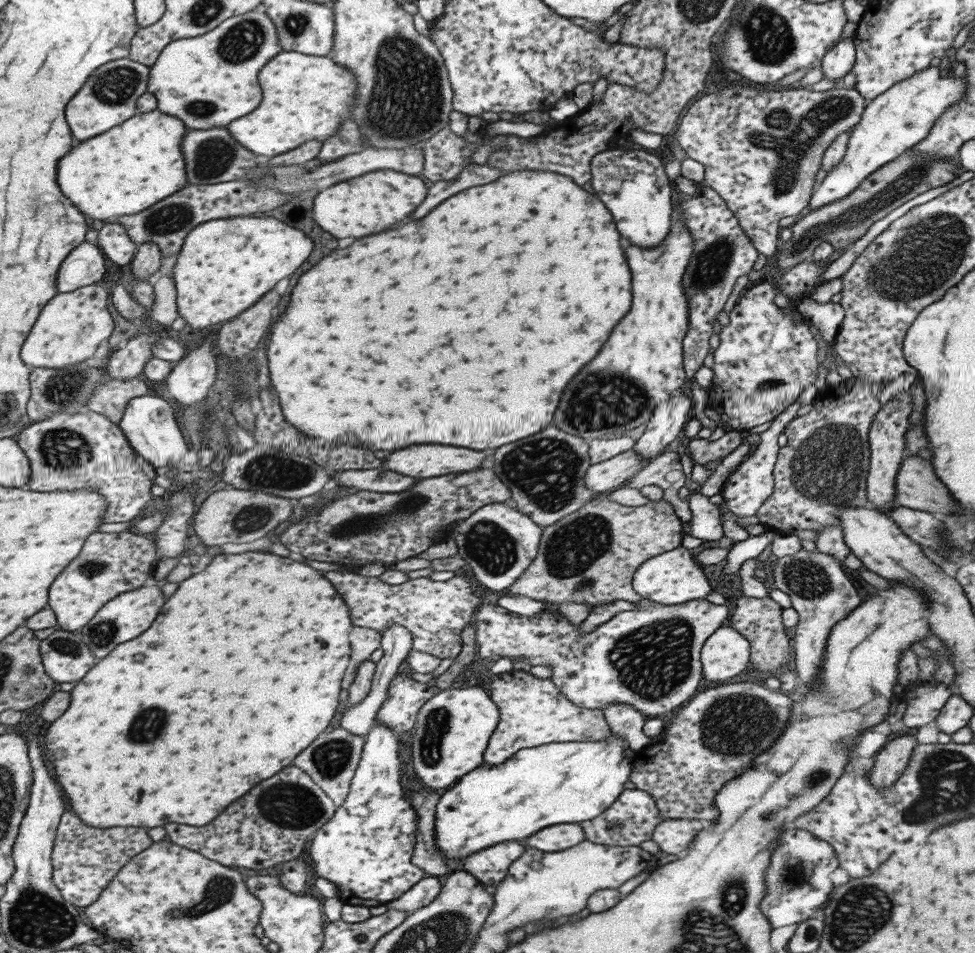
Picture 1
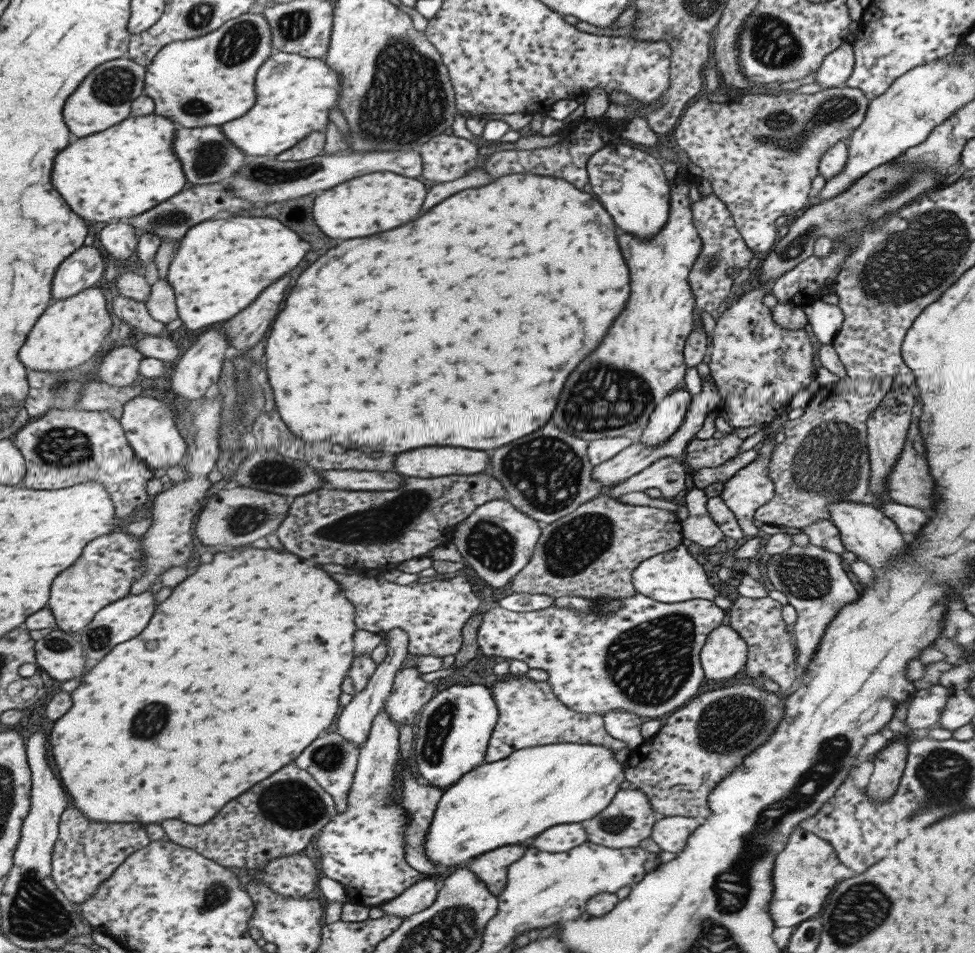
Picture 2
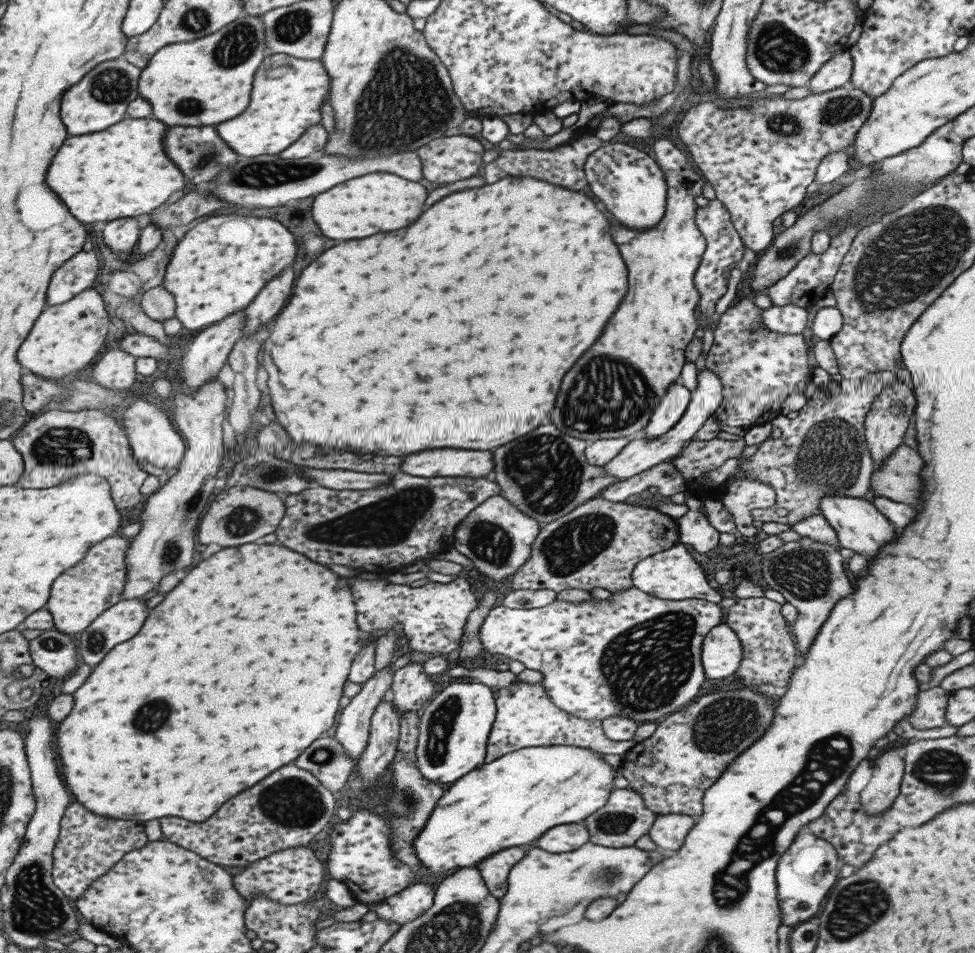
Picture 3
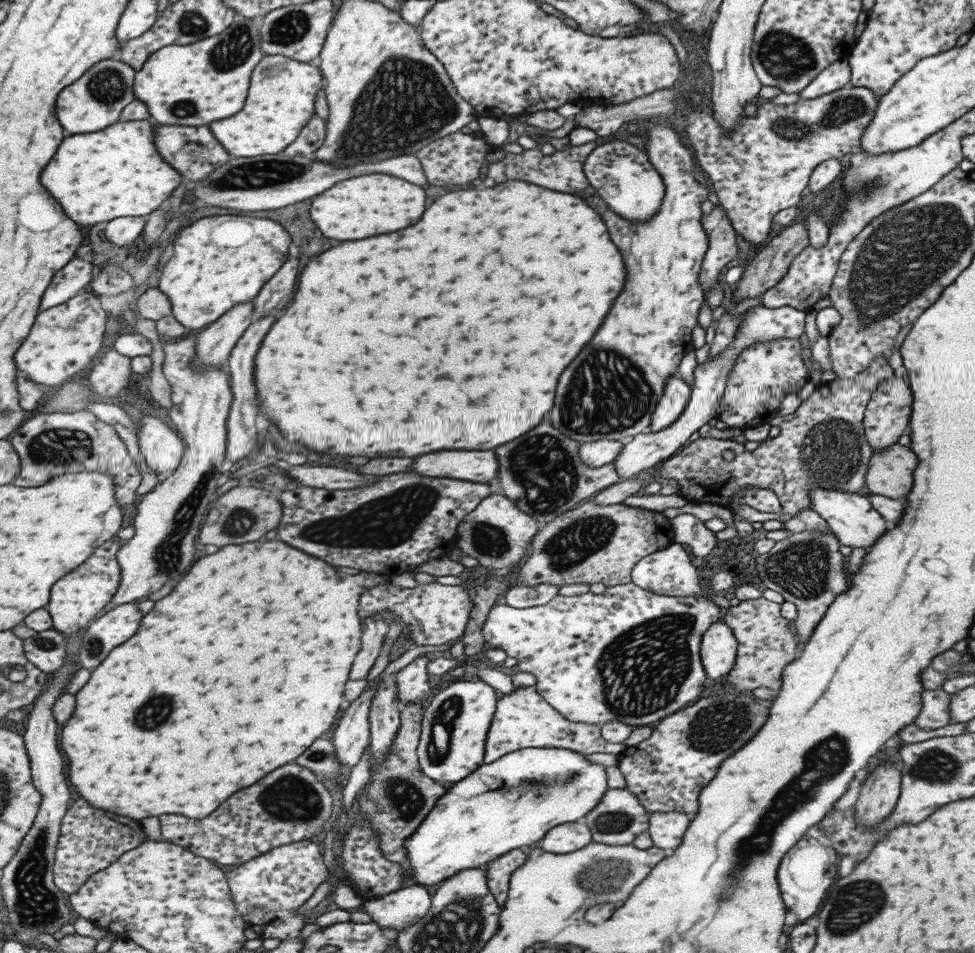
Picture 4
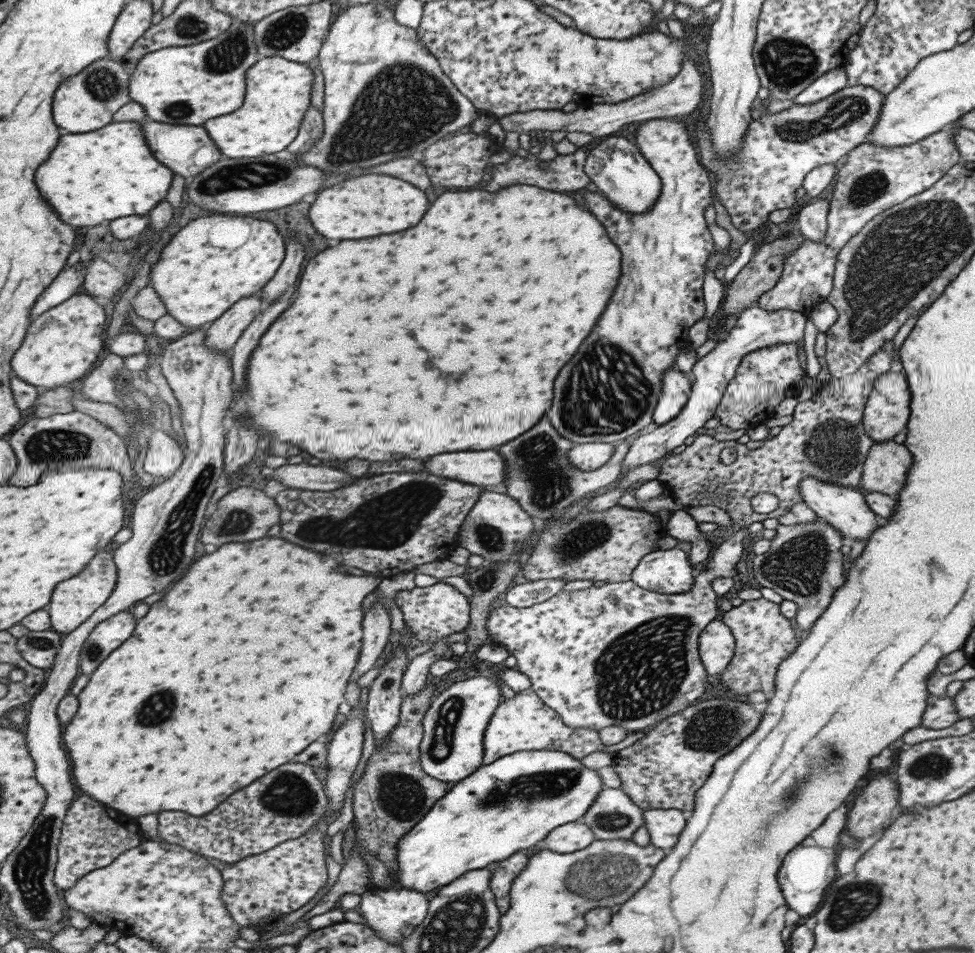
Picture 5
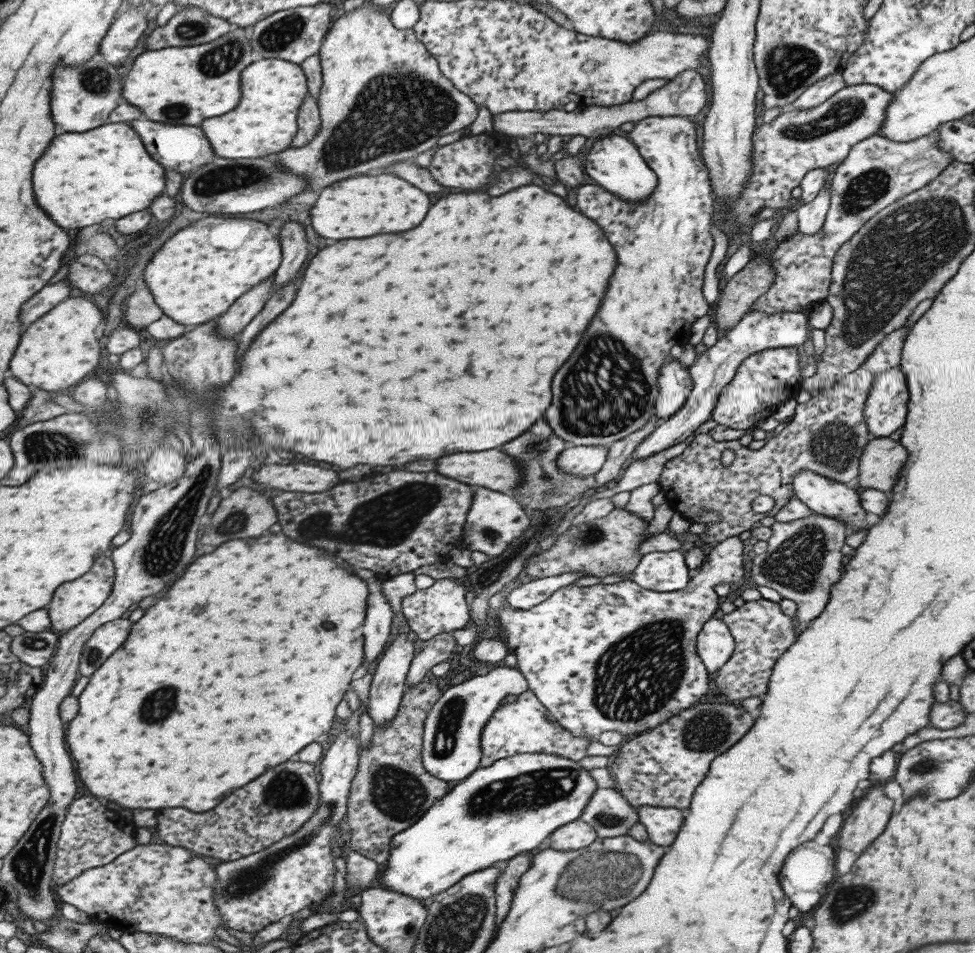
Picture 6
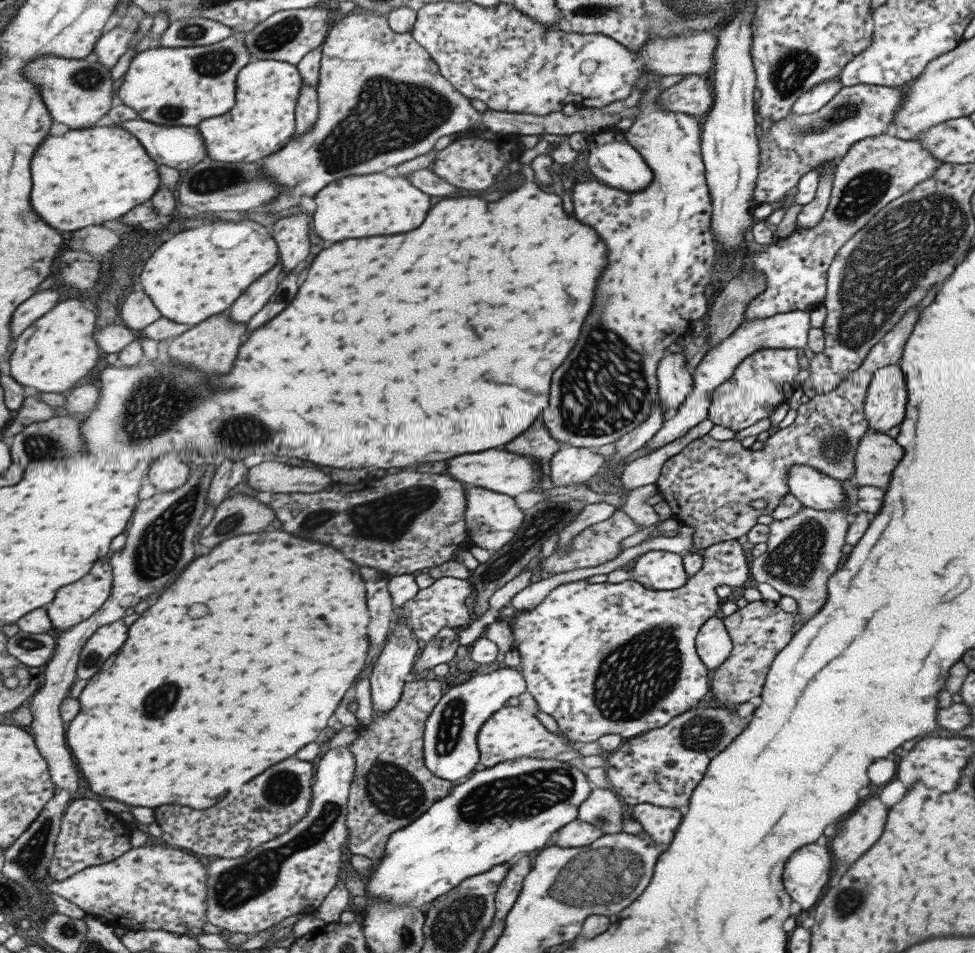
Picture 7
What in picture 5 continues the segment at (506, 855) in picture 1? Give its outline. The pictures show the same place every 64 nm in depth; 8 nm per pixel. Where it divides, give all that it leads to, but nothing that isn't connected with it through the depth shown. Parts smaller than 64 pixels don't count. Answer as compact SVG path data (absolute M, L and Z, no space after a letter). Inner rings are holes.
M519 850L511 856L498 862L495 871L491 872L489 879L490 891L494 894L498 913L505 914L509 906L509 889L513 879L521 873L527 864L527 855Z

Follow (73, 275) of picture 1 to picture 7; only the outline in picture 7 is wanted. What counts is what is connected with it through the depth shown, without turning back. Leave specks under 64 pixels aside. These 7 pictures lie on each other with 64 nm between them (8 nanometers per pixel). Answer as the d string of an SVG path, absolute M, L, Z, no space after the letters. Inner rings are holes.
M41 290L29 296L15 308L11 314L11 322L9 322L10 336L16 337L25 328L29 327L44 312L47 312L52 306L57 304L59 294L55 290Z

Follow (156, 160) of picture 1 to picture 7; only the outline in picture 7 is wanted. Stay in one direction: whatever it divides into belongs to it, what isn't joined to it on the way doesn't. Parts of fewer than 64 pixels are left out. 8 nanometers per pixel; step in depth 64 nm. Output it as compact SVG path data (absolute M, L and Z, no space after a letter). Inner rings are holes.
M103 122L83 130L69 130L69 132L65 132L63 136L47 136L47 138L41 142L41 146L37 146L37 150L35 150L33 158L31 158L31 196L29 196L29 202L31 202L33 212L35 212L45 224L49 224L51 228L63 230L63 232L71 232L71 230L75 230L75 228L83 228L83 226L91 226L91 224L101 224L101 222L105 222L105 220L115 220L115 218L123 216L127 210L131 210L131 206L137 206L137 204L141 204L141 202L145 202L145 200L149 200L149 198L153 196L153 192L155 192L161 184L161 182L157 180L156 165L156 163L153 164L153 159L149 158L149 155L143 152L141 144L139 144L129 132L125 132L119 124Z

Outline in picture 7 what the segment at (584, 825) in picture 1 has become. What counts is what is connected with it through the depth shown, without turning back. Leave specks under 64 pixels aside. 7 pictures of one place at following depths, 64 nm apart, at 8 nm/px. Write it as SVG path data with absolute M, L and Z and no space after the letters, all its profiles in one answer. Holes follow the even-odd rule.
M596 788L591 789L589 791L589 794L587 795L587 798L581 802L581 805L579 806L577 810L577 816L576 818L585 821L586 823L592 824L593 826L598 826L601 829L602 834L613 834L616 832L621 831L621 813L625 812L628 813L627 815L633 820L633 818L629 815L628 807L621 802L621 800L618 798L618 796L608 788Z

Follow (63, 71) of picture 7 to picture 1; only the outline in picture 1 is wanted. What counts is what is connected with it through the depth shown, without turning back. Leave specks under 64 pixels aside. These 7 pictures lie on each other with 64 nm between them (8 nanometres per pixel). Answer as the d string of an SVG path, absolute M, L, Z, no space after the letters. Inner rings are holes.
M127 57L106 62L94 69L65 105L64 116L71 136L75 140L87 140L133 116L137 112L135 101L146 92L148 72L148 66Z

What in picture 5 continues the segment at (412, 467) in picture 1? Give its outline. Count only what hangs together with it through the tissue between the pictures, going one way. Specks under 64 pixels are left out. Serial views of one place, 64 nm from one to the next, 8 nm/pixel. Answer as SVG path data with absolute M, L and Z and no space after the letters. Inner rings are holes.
M481 450L433 456L425 462L425 470L429 474L475 486L497 486L506 480L505 465L506 462L495 450Z

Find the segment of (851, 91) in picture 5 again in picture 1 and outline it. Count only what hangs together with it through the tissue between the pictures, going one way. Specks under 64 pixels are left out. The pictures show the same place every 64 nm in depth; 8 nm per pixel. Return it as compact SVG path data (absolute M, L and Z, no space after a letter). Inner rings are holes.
M733 82L721 91L707 92L698 100L693 100L685 115L681 116L673 138L676 138L687 158L703 165L703 180L738 219L738 225L751 246L765 257L773 258L779 246L777 237L781 229L777 221L805 209L824 150L837 136L850 131L859 122L867 101L857 90L842 86L820 92L801 86L783 91L766 91Z

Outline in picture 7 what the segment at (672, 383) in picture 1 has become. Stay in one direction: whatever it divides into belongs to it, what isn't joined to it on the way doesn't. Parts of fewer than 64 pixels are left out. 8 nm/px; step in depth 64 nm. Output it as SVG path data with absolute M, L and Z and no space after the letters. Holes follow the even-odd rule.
M649 70L636 78L633 87L640 88L638 109L631 126L623 132L624 139L651 169L651 182L637 192L623 193L596 179L577 182L569 192L574 218L588 224L598 239L605 242L609 268L605 268L597 278L593 304L583 320L579 340L569 352L569 358L565 358L551 374L553 386L549 390L549 406L541 414L549 436L572 447L598 448L609 444L648 417L652 400L657 395L657 361L665 356L666 346L703 319L710 303L703 291L711 280L717 255L710 234L712 204L700 153L701 130L696 117L667 112L656 105L656 98L662 91L657 81L661 77Z

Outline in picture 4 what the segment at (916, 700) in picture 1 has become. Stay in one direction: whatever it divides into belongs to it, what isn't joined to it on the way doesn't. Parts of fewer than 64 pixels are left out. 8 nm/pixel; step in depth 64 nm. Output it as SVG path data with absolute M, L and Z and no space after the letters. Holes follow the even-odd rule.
M939 688L923 690L921 702L921 710L913 722L915 726L924 730L935 730L952 722L949 714L950 694Z

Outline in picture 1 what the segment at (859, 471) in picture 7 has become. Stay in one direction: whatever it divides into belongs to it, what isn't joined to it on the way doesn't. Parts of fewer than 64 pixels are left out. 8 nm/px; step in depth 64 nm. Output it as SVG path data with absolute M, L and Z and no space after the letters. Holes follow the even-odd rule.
M918 455L902 458L894 478L896 505L931 513L936 516L954 514L958 504L945 485L935 476L932 465Z

